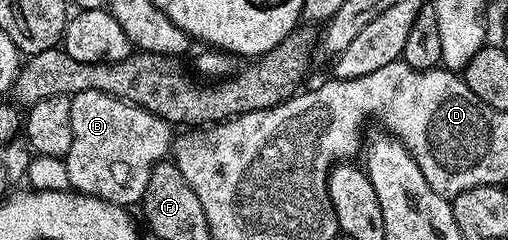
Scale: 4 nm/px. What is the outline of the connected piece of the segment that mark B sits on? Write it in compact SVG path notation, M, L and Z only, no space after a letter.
M79 91L69 97L69 102L71 151L63 158L69 189L115 205L136 206L153 168L170 156L174 126L143 107L103 91Z

